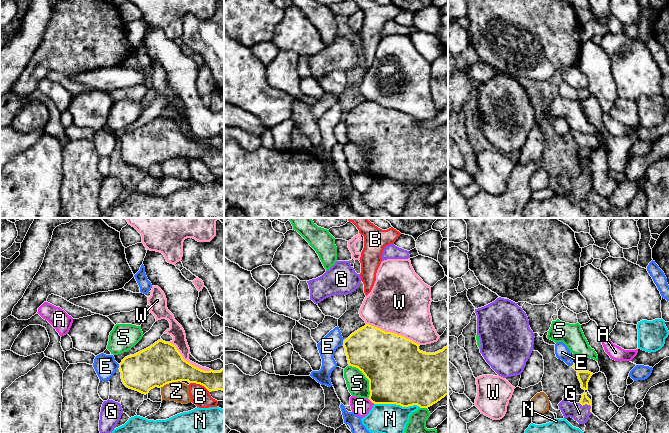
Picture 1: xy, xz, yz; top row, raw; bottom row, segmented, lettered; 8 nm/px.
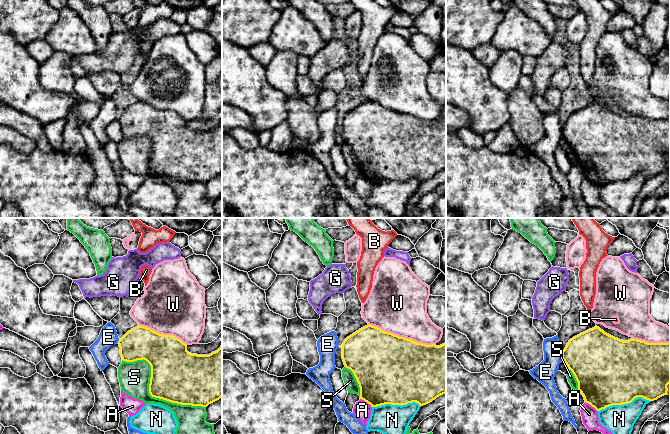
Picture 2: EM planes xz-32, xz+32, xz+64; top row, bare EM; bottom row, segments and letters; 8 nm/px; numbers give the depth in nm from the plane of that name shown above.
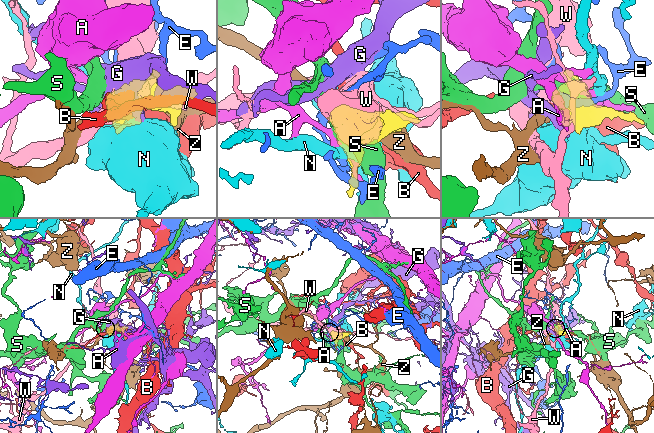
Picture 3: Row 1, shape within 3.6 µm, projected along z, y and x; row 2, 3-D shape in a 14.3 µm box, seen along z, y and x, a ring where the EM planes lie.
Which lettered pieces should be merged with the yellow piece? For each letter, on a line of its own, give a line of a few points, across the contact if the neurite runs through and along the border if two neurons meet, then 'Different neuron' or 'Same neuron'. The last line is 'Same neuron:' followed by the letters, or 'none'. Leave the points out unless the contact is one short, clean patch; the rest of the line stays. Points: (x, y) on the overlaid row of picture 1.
A: Different neuron
B: Line: xy (190, 382), (201, 384), (209, 392). Different neuron
E: Line: xy (118, 364), (119, 367). Different neuron
G: Line: yz (584, 400), (588, 404), (579, 413). Same neuron
N: Different neuron
S: Different neuron
W: Different neuron
Z: Different neuron
Same neuron: G

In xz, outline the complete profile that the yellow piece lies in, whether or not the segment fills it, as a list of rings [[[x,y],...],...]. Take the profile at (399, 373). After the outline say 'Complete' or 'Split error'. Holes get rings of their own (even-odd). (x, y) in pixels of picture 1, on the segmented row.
[[[366,324],[352,333],[344,342],[349,366],[358,368],[369,380],[369,400],[374,404],[396,404],[402,407],[417,405],[428,408],[448,395],[448,345],[435,353],[419,350],[419,344],[404,336],[385,332]]]. Complete

